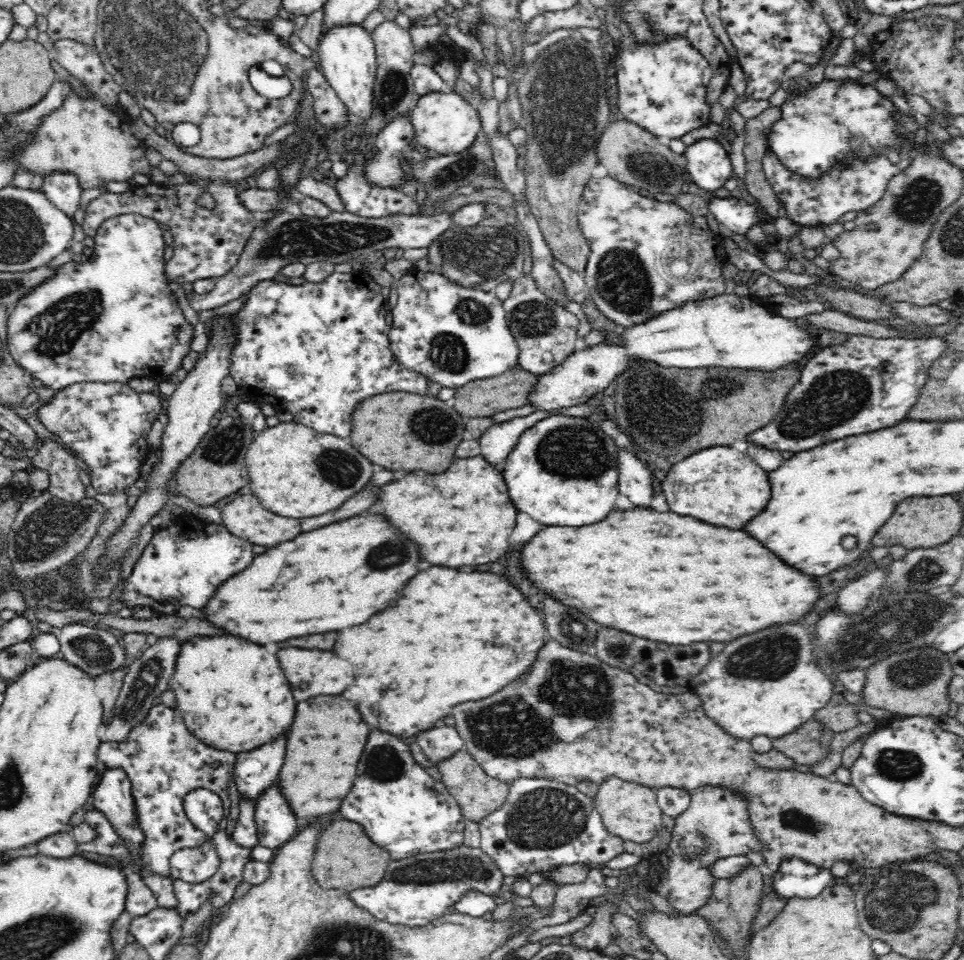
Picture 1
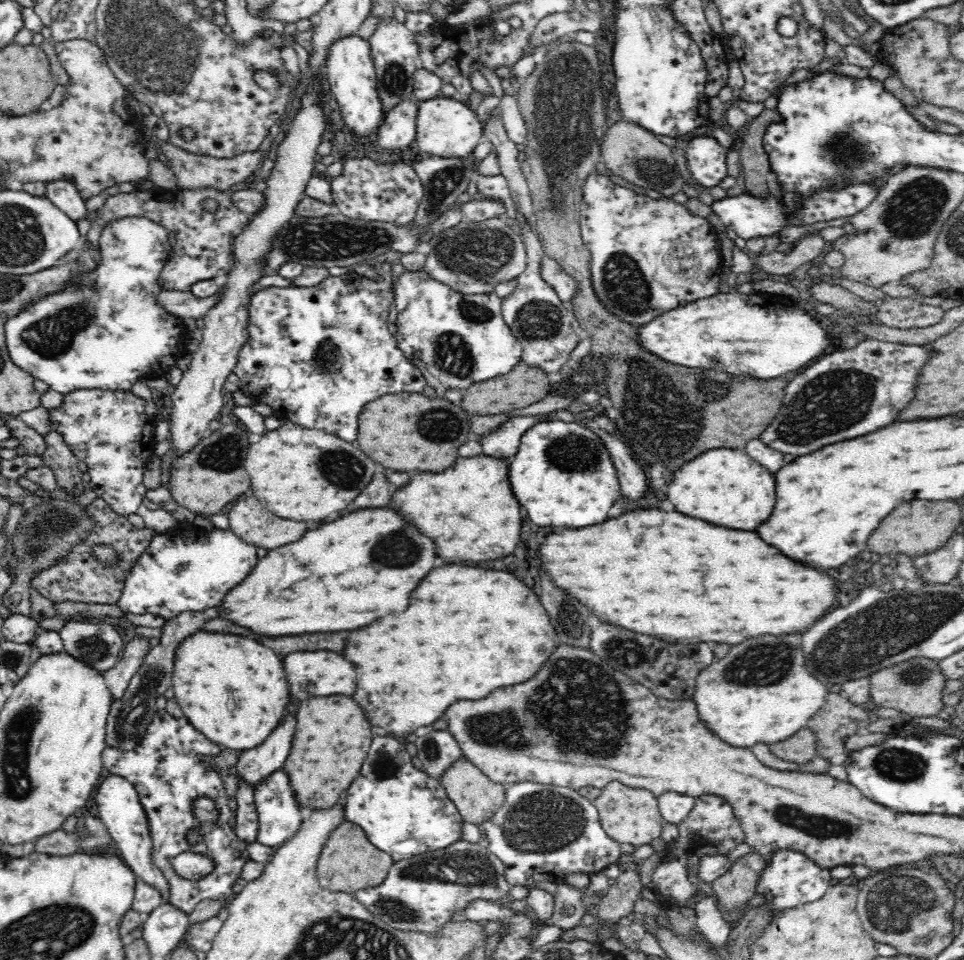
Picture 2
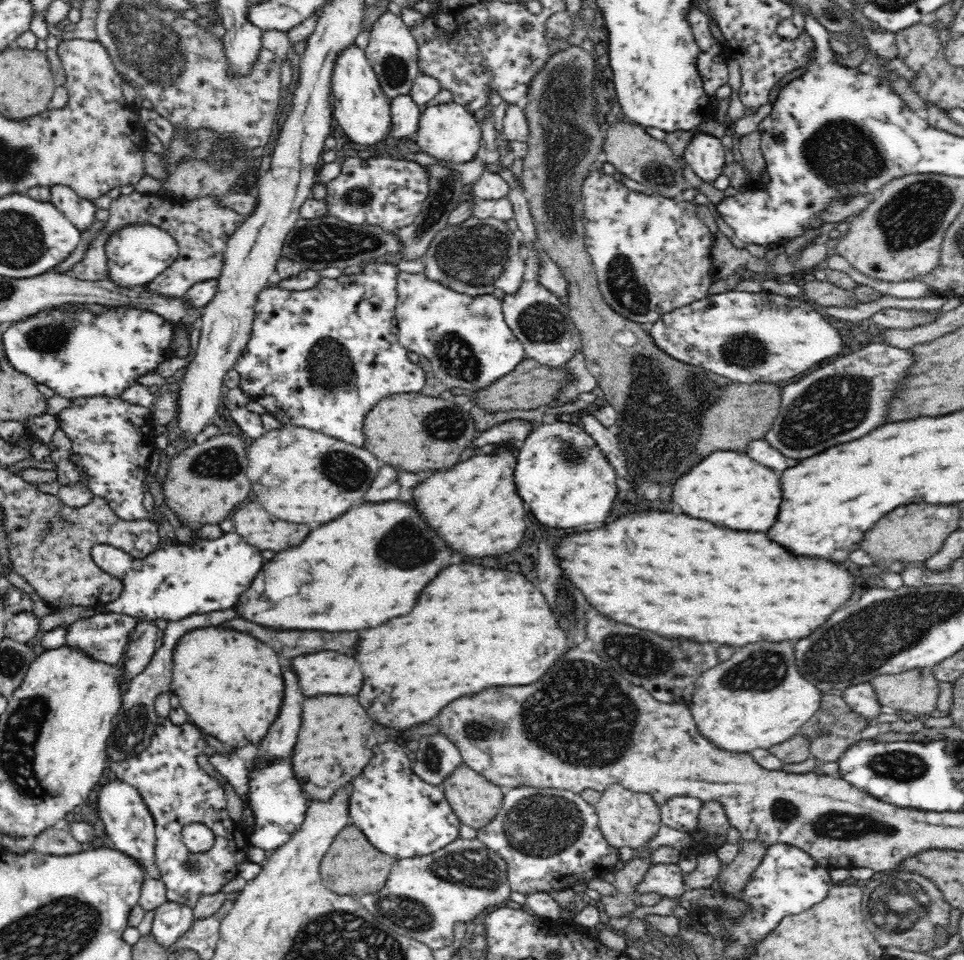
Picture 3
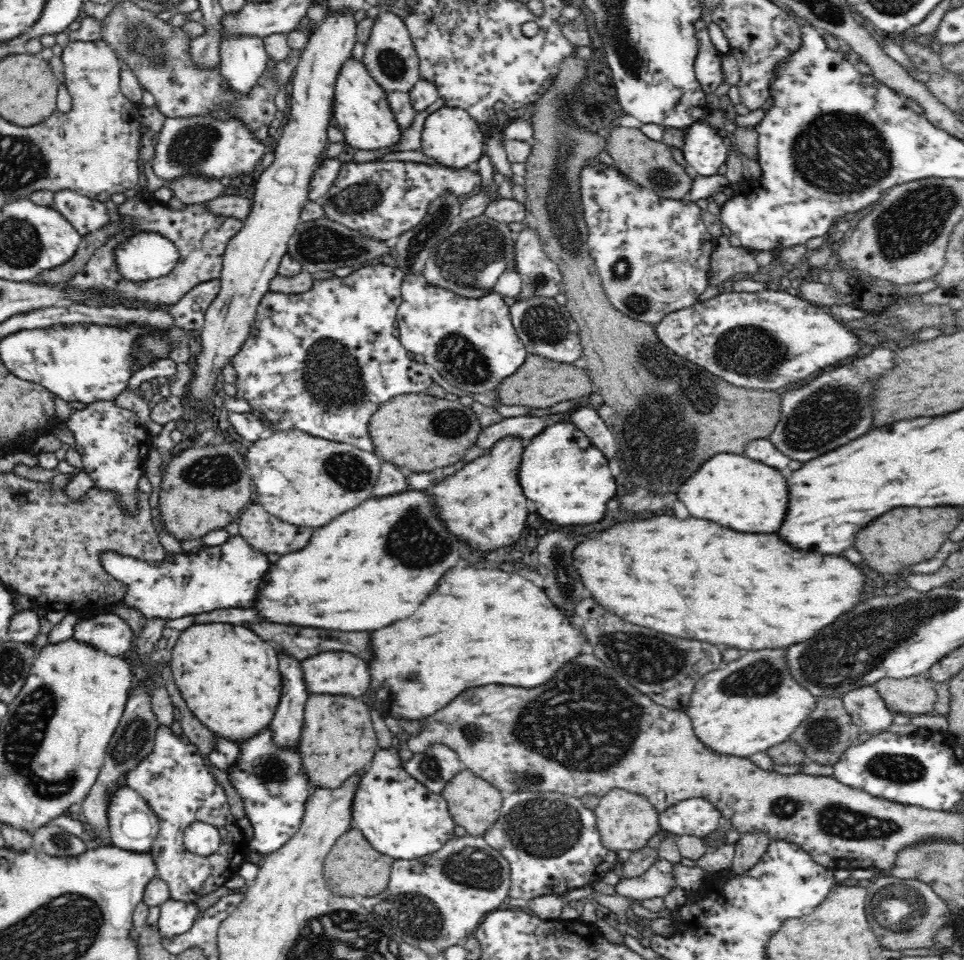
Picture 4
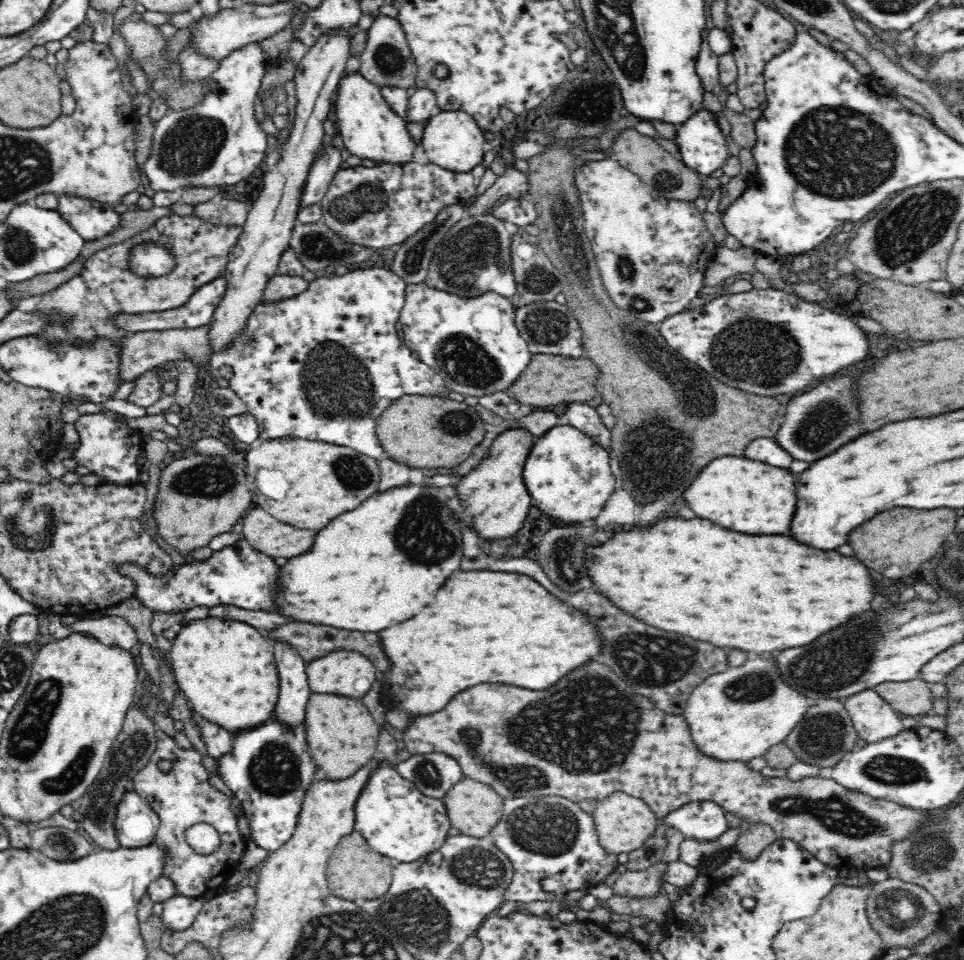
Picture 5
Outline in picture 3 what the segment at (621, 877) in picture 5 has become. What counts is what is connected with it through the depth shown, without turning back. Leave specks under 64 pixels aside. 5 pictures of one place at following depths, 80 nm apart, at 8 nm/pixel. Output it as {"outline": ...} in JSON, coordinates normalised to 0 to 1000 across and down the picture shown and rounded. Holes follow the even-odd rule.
{"outline":[[[704,901],[675,902],[668,915],[658,923],[658,930],[662,933],[672,929],[680,929],[691,935],[706,933],[711,927]]]}

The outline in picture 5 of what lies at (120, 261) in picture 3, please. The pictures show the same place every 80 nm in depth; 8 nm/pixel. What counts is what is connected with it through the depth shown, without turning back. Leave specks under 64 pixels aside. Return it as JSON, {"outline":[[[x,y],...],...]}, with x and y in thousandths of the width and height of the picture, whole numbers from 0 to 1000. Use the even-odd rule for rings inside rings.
{"outline":[[[166,253],[143,256],[136,268],[136,279],[145,288],[168,288],[180,279],[180,268]]]}

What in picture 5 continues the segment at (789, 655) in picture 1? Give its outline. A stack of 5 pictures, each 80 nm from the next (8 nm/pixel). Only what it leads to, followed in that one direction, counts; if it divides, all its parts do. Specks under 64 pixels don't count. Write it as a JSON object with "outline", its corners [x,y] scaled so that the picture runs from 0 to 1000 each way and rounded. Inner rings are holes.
{"outline":[[[788,683],[768,696],[740,702],[720,716],[707,746],[724,783],[750,795],[774,795],[811,774],[835,746],[840,733],[841,729],[830,720],[811,713],[801,685],[795,688]]]}

